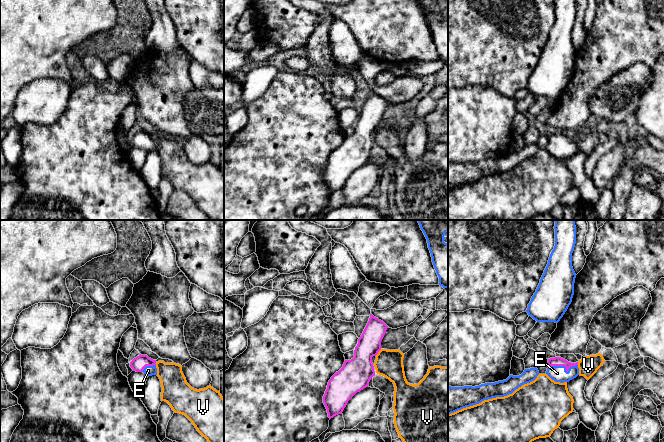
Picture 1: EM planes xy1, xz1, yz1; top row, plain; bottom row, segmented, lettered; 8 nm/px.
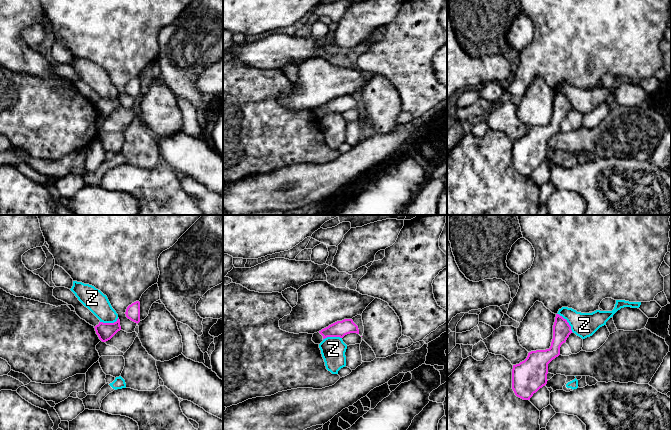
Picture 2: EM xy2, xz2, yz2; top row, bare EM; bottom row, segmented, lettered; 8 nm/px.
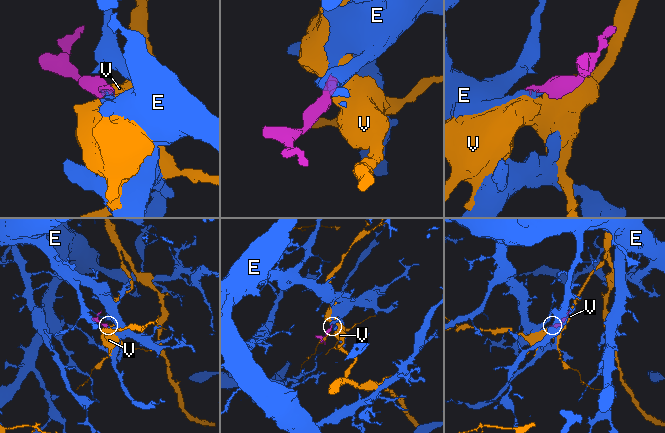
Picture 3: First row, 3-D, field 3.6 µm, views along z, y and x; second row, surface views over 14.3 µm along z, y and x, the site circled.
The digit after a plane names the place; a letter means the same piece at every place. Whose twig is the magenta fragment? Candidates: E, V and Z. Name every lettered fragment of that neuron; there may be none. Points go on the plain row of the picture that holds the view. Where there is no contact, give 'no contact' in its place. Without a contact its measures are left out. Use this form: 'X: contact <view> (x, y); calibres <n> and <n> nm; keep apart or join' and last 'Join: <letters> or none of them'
E: contact yz1 (563, 141); calibres 80 and 130 nm; join
V: contact xz1 (378, 127); calibres 240 and 220 nm; keep apart
Z: contact yz2 (567, 98); calibres 140 and 200 nm; keep apart
Join: E

